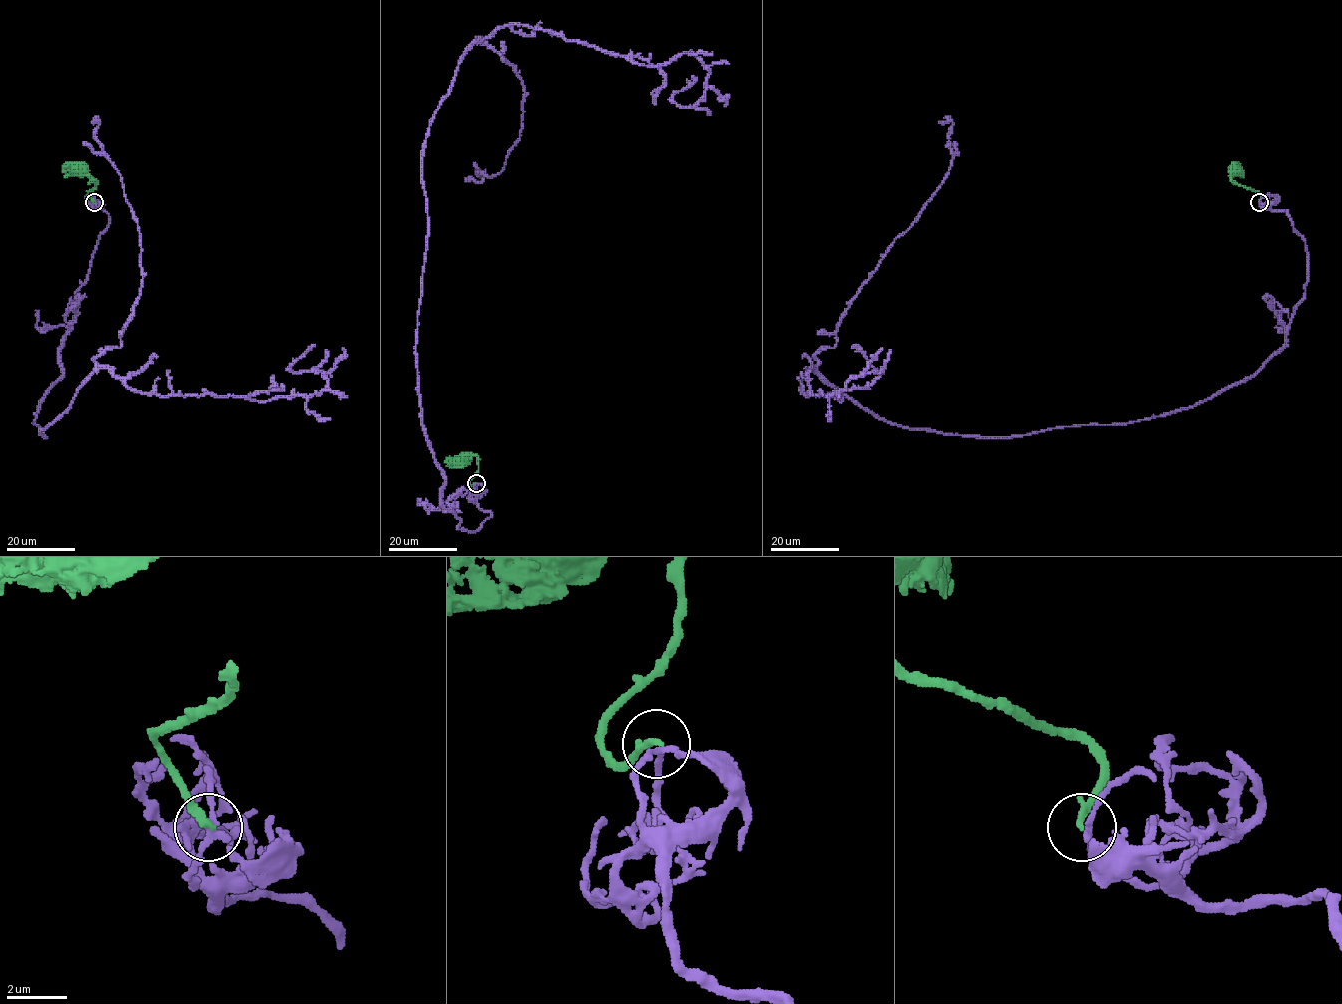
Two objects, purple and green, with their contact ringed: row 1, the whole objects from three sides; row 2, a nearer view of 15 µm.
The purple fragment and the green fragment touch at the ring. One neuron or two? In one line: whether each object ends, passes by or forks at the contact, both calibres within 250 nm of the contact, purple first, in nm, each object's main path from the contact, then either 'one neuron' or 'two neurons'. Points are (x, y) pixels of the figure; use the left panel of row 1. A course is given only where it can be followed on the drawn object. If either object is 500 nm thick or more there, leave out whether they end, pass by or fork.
purple forks there; green ends there; 160 nm thick on the purple side, 260 nm on the other; purple runs (93, 202), (110, 222), (40, 434), (100, 367), (162, 396), (318, 394), (321, 372), (289, 366), (309, 347); green runs (93, 202), (87, 193), (96, 187), (96, 182), (82, 170); two neurons

